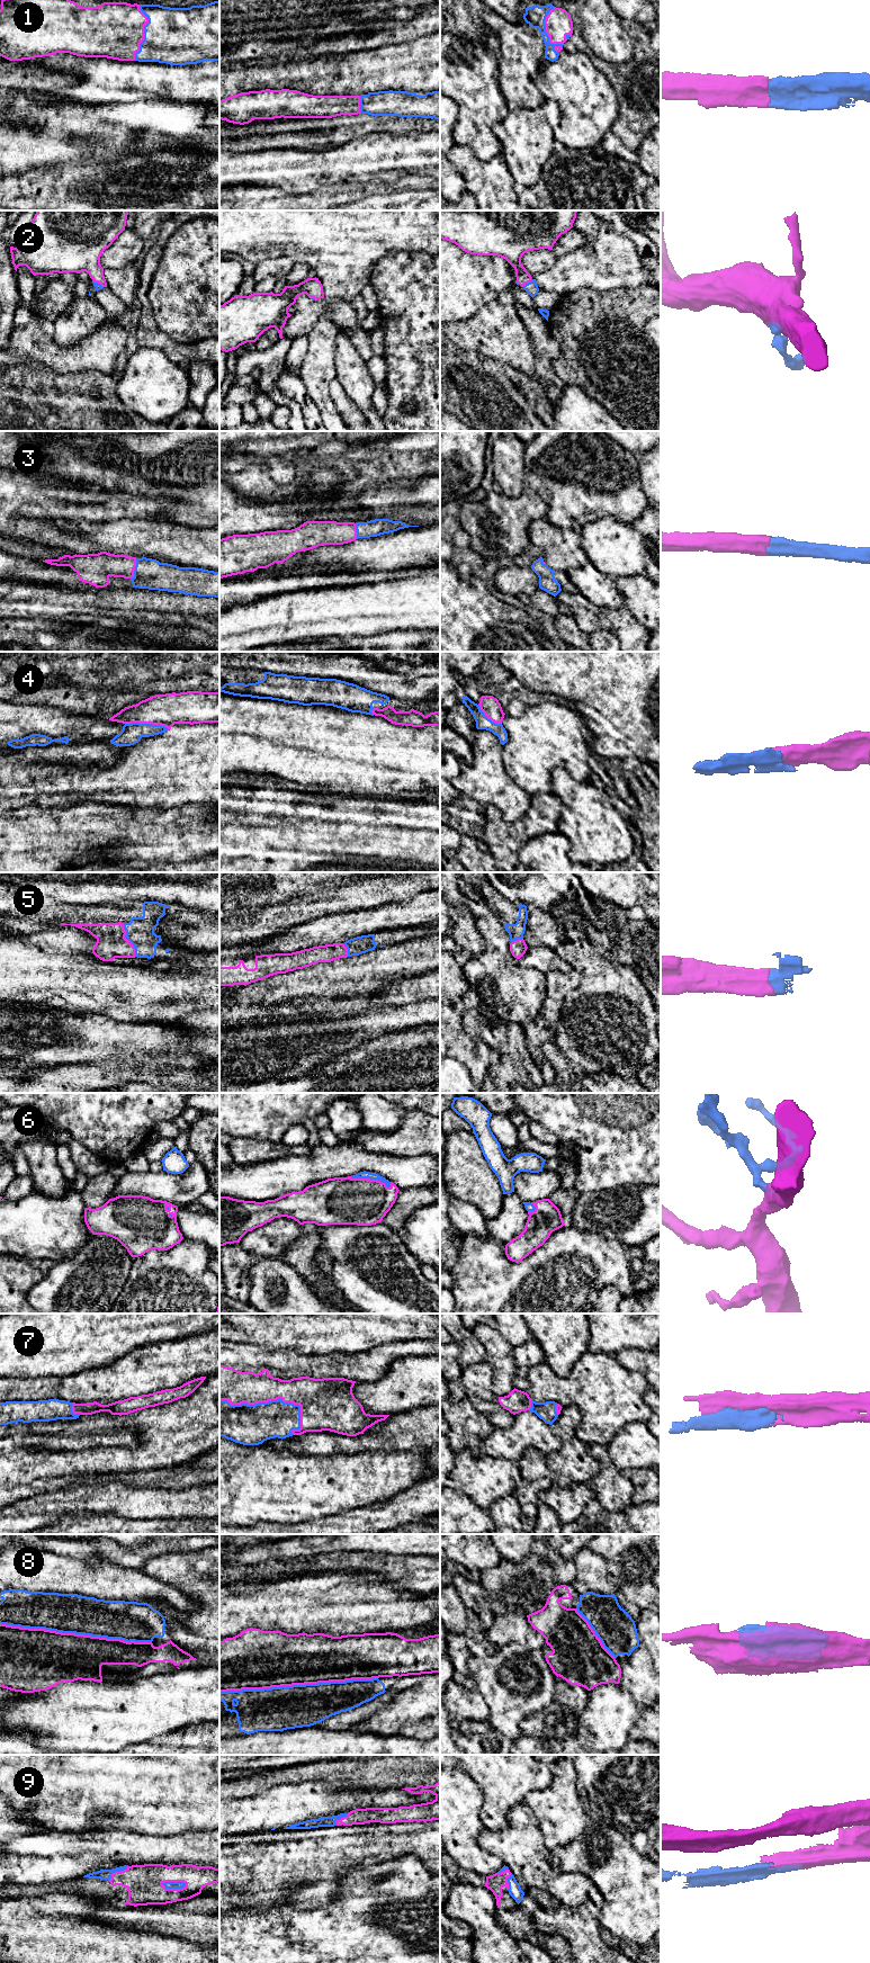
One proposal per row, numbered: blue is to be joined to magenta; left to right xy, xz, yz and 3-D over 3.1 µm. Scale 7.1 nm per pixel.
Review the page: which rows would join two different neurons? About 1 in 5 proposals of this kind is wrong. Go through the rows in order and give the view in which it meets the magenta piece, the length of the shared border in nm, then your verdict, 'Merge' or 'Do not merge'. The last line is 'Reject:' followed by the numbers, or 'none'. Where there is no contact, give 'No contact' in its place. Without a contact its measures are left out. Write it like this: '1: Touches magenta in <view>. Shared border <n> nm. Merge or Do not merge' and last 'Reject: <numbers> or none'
1: Touches magenta in yz. Shared border 340 nm. Merge
2: Touches magenta in yz. Shared border 110 nm. Merge
3: Touches magenta in xy. Shared border 160 nm. Merge
4: Touches magenta in xy. Shared border 320 nm. Merge
5: Touches magenta in xy. Shared border 240 nm. Merge
6: Touches magenta in xz. Shared border 300 nm. Merge
7: Touches magenta in xz. Shared border 600 nm. Merge
8: Touches magenta in xz. Shared border 1150 nm. Merge
9: Touches magenta in xy. Shared border 180 nm. Do not merge
Reject: 9

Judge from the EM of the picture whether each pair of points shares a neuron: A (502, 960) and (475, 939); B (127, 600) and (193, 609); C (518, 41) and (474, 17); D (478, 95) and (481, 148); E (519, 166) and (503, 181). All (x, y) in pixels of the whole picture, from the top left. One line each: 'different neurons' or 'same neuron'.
A: different neurons
B: same neuron
C: different neurons
D: same neuron
E: different neurons

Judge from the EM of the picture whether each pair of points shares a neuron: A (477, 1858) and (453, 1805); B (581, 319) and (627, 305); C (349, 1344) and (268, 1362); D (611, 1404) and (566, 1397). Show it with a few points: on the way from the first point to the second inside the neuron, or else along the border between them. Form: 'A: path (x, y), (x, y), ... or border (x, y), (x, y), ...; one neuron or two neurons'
A: path (464, 1845), (460, 1842), (459, 1826), (455, 1819); one neuron
B: path (592, 319), (598, 319), (604, 312), (616, 312); one neuron
C: border (279, 1348), (293, 1348), (306, 1354), (332, 1354); two neurons
D: path (600, 1397), (577, 1397); one neuron

